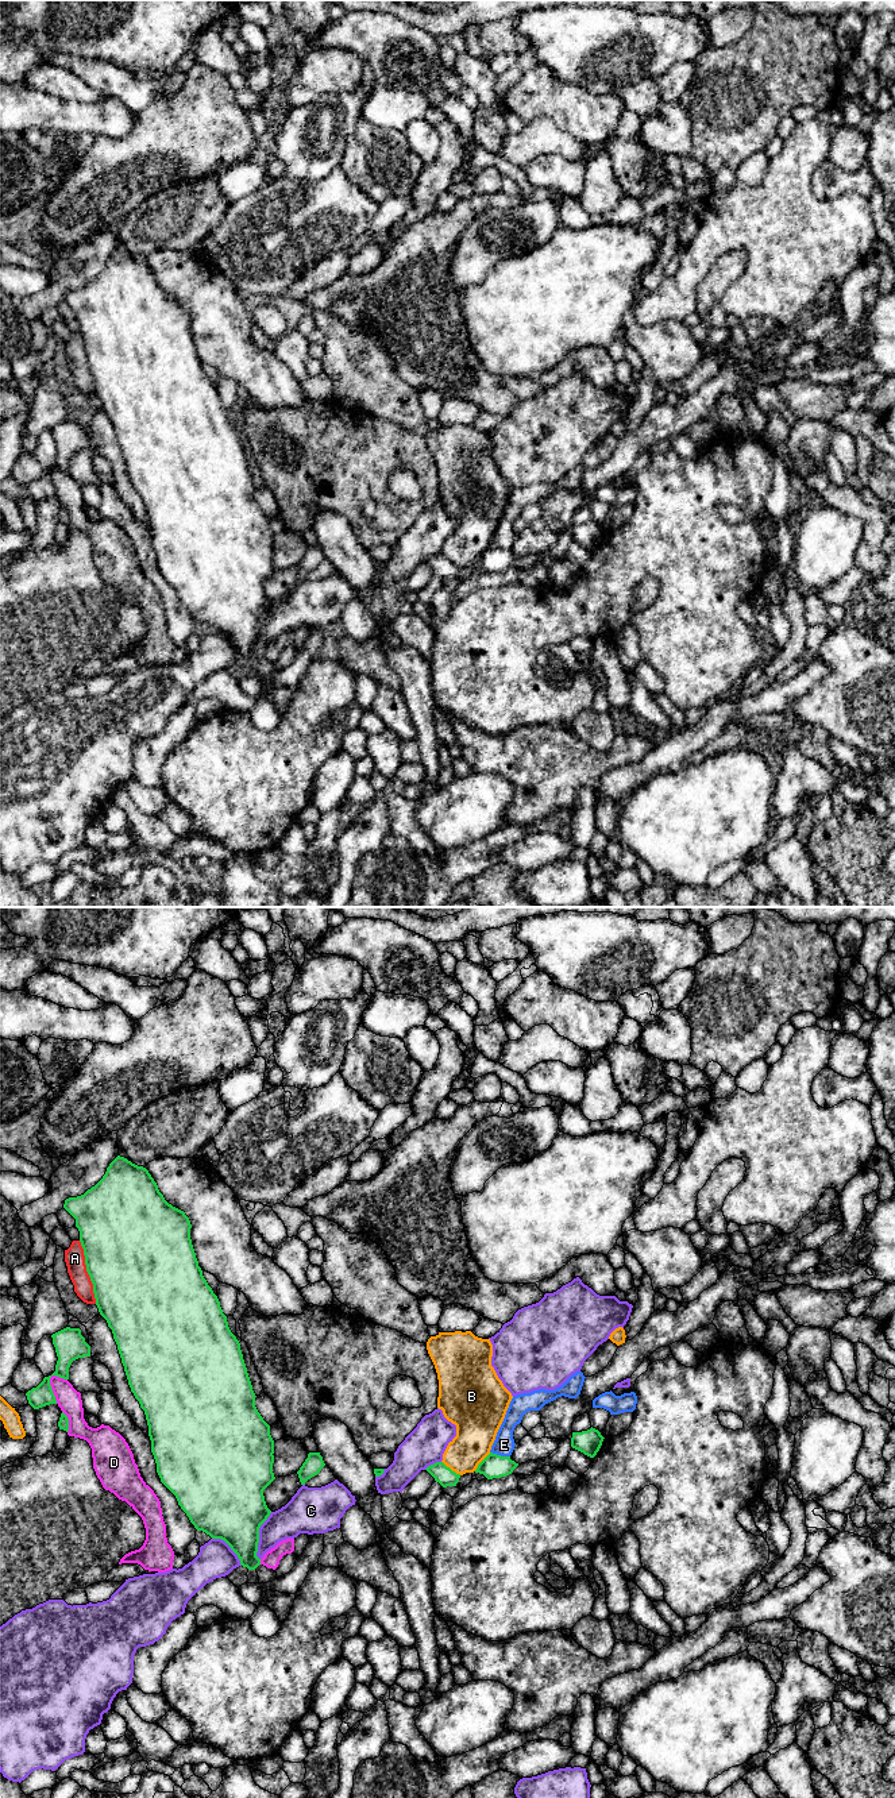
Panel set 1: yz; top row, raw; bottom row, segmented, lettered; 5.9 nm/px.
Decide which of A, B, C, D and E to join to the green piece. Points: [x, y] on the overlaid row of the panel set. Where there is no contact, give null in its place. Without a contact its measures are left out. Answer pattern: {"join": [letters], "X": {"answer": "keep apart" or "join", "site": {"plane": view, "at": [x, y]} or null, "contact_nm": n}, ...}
{"join": [], "A": {"answer": "keep apart", "site": {"plane": "yz", "at": [87, 1270]}, "contact_nm": 400}, "B": {"answer": "keep apart", "site": {"plane": "yz", "at": [450, 1469]}, "contact_nm": 150}, "C": {"answer": "keep apart", "site": {"plane": "yz", "at": [258, 1536]}, "contact_nm": 300}, "D": {"answer": "keep apart", "site": {"plane": "yz", "at": [51, 1389]}, "contact_nm": 180}, "E": {"answer": "keep apart", "site": {"plane": "yz", "at": [500, 1455]}, "contact_nm": 120}}

